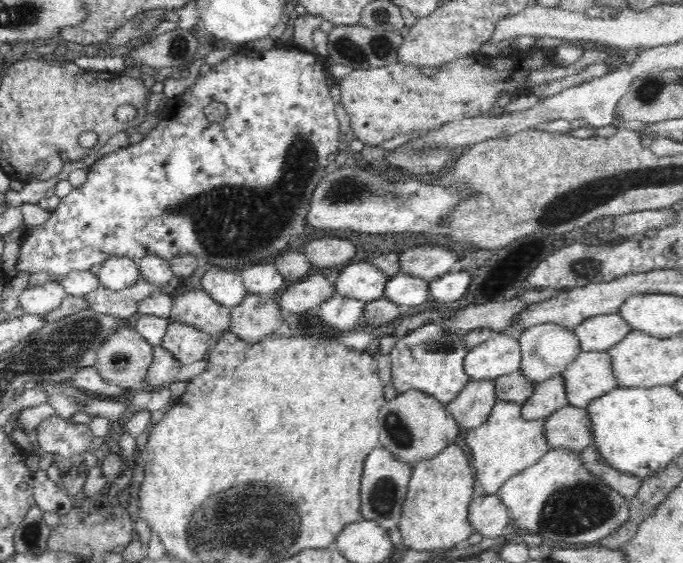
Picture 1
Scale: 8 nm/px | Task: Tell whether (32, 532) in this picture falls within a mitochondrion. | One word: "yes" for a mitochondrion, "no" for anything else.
yes

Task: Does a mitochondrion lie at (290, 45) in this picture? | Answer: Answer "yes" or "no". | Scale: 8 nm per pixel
no

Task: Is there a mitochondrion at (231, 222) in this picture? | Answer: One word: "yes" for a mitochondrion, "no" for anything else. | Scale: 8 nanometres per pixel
yes

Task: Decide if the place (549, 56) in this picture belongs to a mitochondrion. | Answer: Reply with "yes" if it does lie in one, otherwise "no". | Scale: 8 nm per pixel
no

